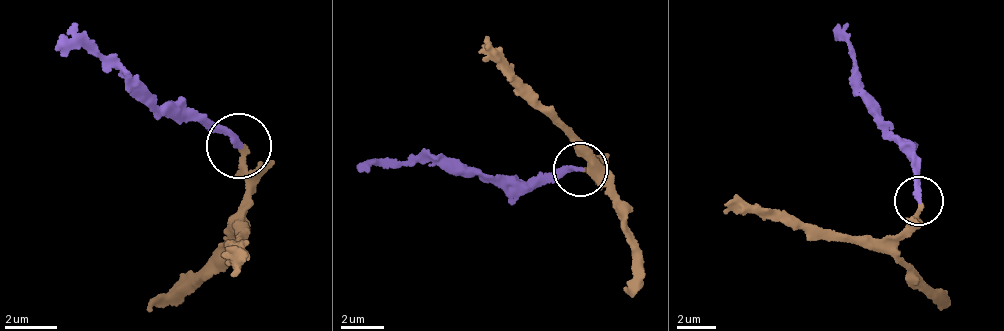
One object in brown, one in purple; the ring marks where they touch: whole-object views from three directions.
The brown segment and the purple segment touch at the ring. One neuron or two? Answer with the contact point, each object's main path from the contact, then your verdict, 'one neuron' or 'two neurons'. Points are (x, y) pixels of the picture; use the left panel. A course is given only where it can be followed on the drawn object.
at (239, 146); brown runs (237, 150), (251, 188), (249, 230), (244, 252), (237, 243), (246, 263); purple runs (237, 144), (193, 117), (177, 122), (112, 63), (55, 47); one neuron

